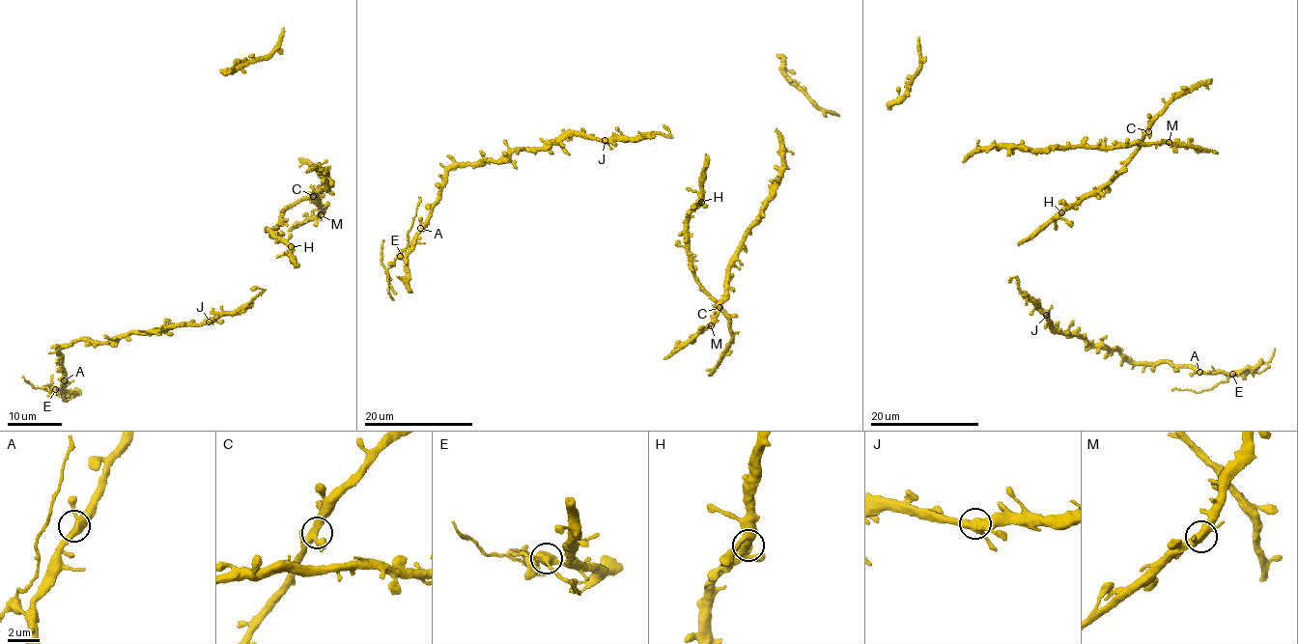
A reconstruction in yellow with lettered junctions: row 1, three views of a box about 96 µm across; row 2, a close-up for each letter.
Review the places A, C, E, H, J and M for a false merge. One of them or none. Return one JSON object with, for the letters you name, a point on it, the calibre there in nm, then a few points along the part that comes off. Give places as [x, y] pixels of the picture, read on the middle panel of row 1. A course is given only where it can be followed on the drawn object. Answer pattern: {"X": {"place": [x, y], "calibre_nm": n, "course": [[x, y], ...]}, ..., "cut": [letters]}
{"E": {"place": [400, 256], "calibre_nm": 440, "course": [[401, 256], [420, 197]]}, "cut": ["E"]}

